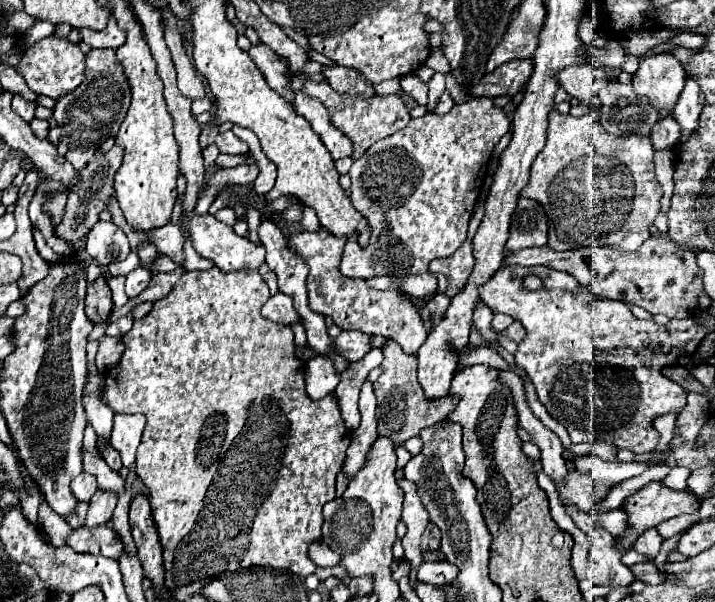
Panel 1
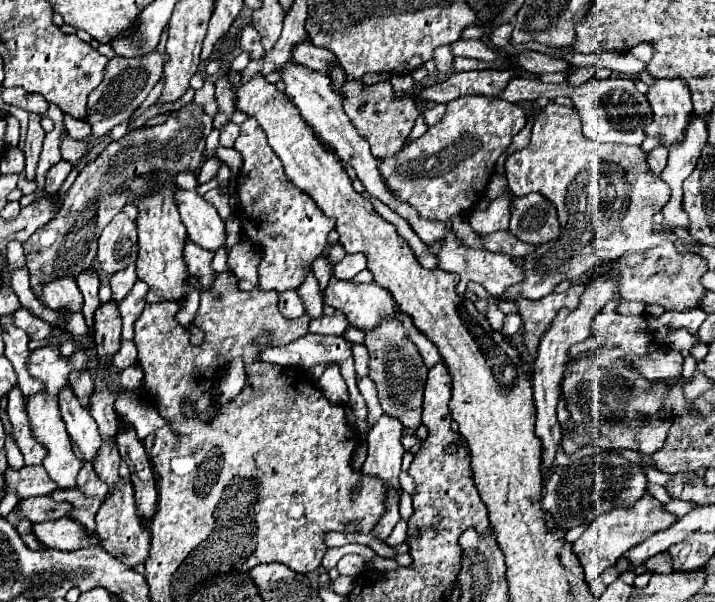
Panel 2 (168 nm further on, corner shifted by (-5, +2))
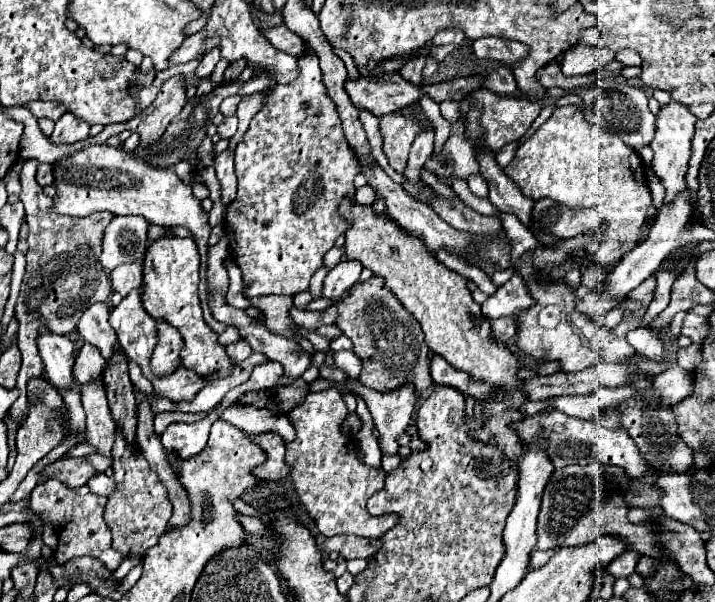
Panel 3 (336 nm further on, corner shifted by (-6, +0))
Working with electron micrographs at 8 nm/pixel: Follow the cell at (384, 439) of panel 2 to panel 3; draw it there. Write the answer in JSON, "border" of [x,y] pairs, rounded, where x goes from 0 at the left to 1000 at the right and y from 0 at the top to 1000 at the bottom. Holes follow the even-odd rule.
{"border":[[[445,628],[439,636],[432,638],[431,645],[434,651],[446,651],[459,645],[467,643],[477,650],[480,643],[488,643],[494,653],[502,653],[508,656],[522,696],[524,696],[524,709],[530,716],[530,736],[533,736],[533,749],[538,756],[552,756],[558,739],[552,736],[555,726],[566,716],[566,709],[572,706],[572,696],[575,696],[575,686],[580,679],[580,669],[583,669],[583,656],[580,656],[580,643],[569,640],[569,643],[558,643],[558,650],[541,650],[541,653],[530,653],[530,650],[519,650],[516,643],[508,643],[508,636],[502,636],[502,631],[488,630],[483,633],[480,640],[457,633],[456,630]]]}

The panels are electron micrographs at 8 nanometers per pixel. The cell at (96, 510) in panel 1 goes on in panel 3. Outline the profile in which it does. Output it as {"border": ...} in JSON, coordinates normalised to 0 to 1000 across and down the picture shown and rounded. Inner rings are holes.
{"border":[[[136,623],[116,640],[116,676],[122,686],[122,736],[141,756],[155,756],[161,699],[150,673],[144,626]]]}

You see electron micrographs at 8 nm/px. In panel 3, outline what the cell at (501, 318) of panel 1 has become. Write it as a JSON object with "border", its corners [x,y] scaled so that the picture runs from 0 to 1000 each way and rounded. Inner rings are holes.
{"border":[[[703,527],[687,533],[687,560],[692,560],[695,570],[712,570],[723,556],[720,527]]]}

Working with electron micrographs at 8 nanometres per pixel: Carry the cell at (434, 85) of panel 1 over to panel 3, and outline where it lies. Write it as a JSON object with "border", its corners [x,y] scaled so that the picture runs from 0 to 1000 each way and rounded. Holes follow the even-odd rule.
{"border":[[[620,48],[620,51],[611,51],[611,58],[606,61],[606,71],[608,75],[625,75],[625,71],[645,71],[650,65],[650,58],[645,51],[636,51],[636,48]]]}

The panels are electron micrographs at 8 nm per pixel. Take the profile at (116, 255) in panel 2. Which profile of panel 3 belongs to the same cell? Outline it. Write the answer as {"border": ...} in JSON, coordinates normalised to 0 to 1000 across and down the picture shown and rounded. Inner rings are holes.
{"border":[[[158,360],[144,390],[144,420],[138,427],[147,450],[183,434],[200,434],[206,414],[206,364],[200,360]]]}

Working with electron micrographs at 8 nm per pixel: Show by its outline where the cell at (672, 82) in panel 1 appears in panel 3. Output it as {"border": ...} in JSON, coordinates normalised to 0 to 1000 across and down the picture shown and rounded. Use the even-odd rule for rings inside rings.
{"border":[[[941,168],[933,178],[927,178],[922,194],[919,194],[919,218],[916,218],[916,228],[910,234],[910,248],[916,251],[910,277],[913,277],[916,294],[930,311],[927,337],[933,337],[933,341],[938,341],[941,331],[955,314],[961,314],[958,287],[961,287],[961,267],[966,261],[966,231],[972,221],[972,201],[975,201],[972,191],[966,191],[966,184],[961,178],[955,178],[952,171],[941,171]]]}

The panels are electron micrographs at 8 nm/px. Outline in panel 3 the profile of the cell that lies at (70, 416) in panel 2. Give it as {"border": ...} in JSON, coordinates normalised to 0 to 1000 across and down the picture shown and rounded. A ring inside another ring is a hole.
{"border":[[[57,537],[55,560],[52,560],[55,590],[63,606],[63,620],[77,643],[97,646],[102,626],[102,566],[91,556],[77,556],[71,547]]]}

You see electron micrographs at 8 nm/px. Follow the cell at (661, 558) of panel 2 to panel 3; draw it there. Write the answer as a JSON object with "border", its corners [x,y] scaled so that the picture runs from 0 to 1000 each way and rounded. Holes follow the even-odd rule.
{"border":[[[897,922],[897,932],[891,935],[888,949],[891,949],[897,958],[913,958],[913,952],[916,952],[916,932],[913,932],[910,925],[899,925],[899,922]]]}

